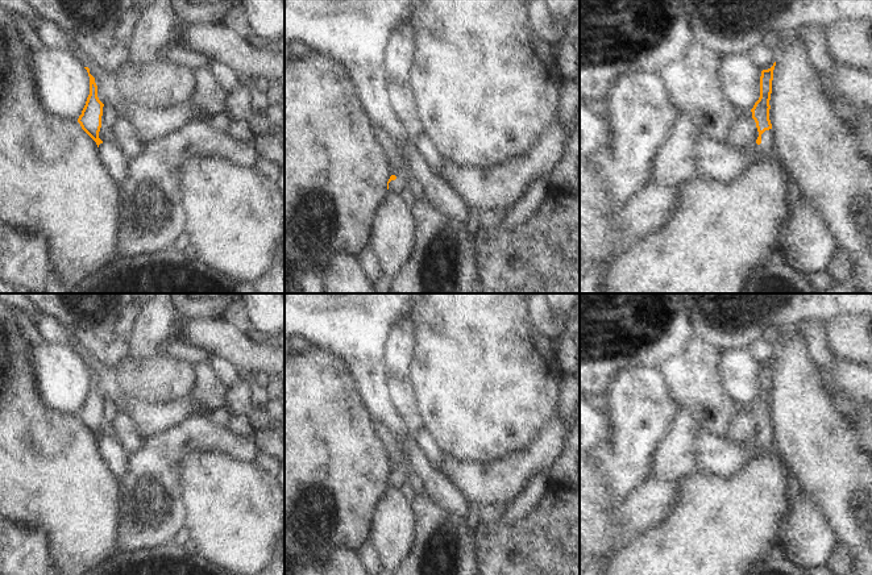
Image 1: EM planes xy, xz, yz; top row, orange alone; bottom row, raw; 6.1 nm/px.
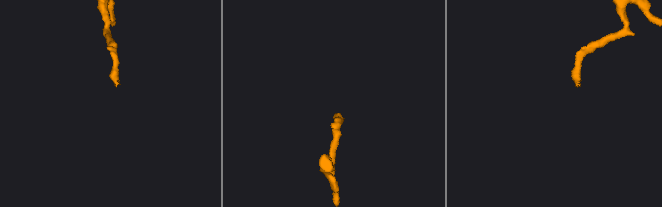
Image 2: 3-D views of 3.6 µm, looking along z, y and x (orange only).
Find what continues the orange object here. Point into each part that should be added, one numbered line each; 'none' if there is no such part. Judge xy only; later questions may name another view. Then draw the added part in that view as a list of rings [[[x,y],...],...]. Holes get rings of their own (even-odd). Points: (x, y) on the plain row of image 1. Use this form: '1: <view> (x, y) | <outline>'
1: xy (112, 453) | [[[103,437],[99,439],[99,454],[108,470],[120,480],[128,462],[128,453],[125,449],[116,438]]]

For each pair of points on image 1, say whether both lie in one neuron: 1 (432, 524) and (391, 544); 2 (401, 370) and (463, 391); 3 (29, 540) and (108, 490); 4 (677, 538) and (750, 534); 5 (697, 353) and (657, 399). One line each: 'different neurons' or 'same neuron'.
1: different neurons
2: different neurons
3: different neurons
4: same neuron
5: different neurons

